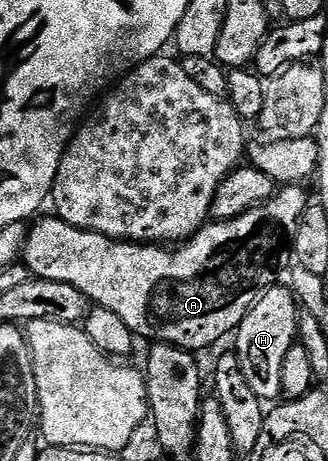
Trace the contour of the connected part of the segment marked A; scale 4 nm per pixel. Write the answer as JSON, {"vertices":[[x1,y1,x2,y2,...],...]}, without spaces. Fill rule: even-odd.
{"vertices":[[284,185,264,205,245,211,232,221,215,221,204,225,190,239,172,248,175,249,172,253,167,247,115,241,91,229,78,229,65,223,58,215,40,216,30,226,32,229,26,230,21,261,31,272,32,278,69,283,84,293,92,306,113,311,113,315,118,315,136,338,148,337,151,343,200,351,217,344,222,337,230,338,255,302,278,282,275,280,283,264,285,269,289,261,297,223,309,204,305,190,303,185]]}

